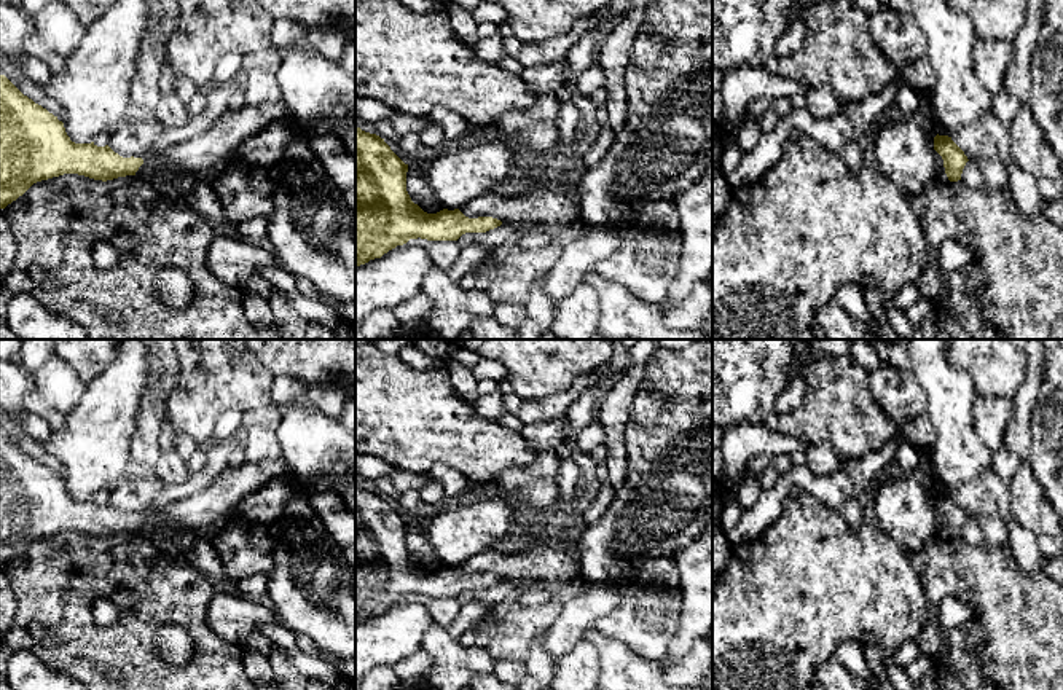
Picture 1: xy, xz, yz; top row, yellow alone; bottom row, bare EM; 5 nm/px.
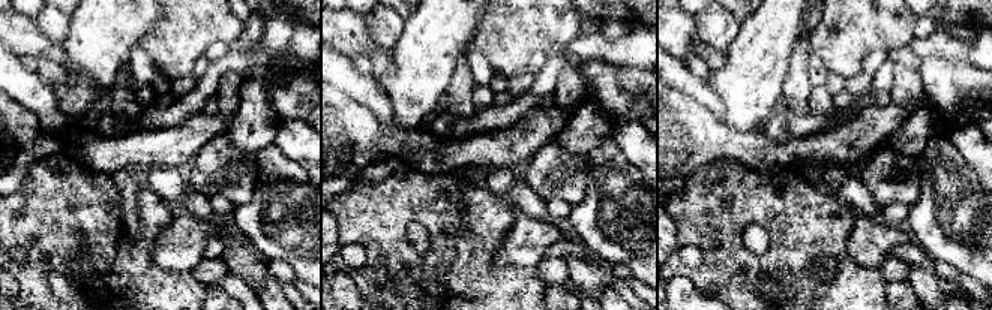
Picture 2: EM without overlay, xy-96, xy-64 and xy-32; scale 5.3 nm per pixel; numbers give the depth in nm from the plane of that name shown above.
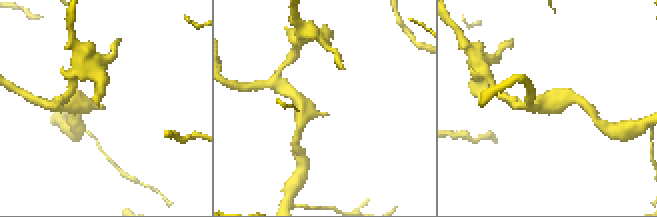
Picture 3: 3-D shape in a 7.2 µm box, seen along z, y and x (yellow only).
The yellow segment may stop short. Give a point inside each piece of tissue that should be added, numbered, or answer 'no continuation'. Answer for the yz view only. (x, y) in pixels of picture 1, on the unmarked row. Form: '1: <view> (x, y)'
1: yz (941, 528)

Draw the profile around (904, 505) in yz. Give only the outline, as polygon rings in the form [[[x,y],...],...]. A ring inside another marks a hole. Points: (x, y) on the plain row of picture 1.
[[[904,473],[878,486],[872,507],[878,527],[907,555],[937,535],[932,489],[923,473]]]

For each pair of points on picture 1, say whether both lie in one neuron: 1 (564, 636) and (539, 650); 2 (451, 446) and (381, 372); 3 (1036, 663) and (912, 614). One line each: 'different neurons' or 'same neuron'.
1: different neurons
2: same neuron
3: different neurons

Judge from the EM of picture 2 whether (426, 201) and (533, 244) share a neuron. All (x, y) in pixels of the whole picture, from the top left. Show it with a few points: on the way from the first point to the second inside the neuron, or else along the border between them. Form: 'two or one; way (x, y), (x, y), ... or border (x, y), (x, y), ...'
two; border (518, 210), (491, 261)

